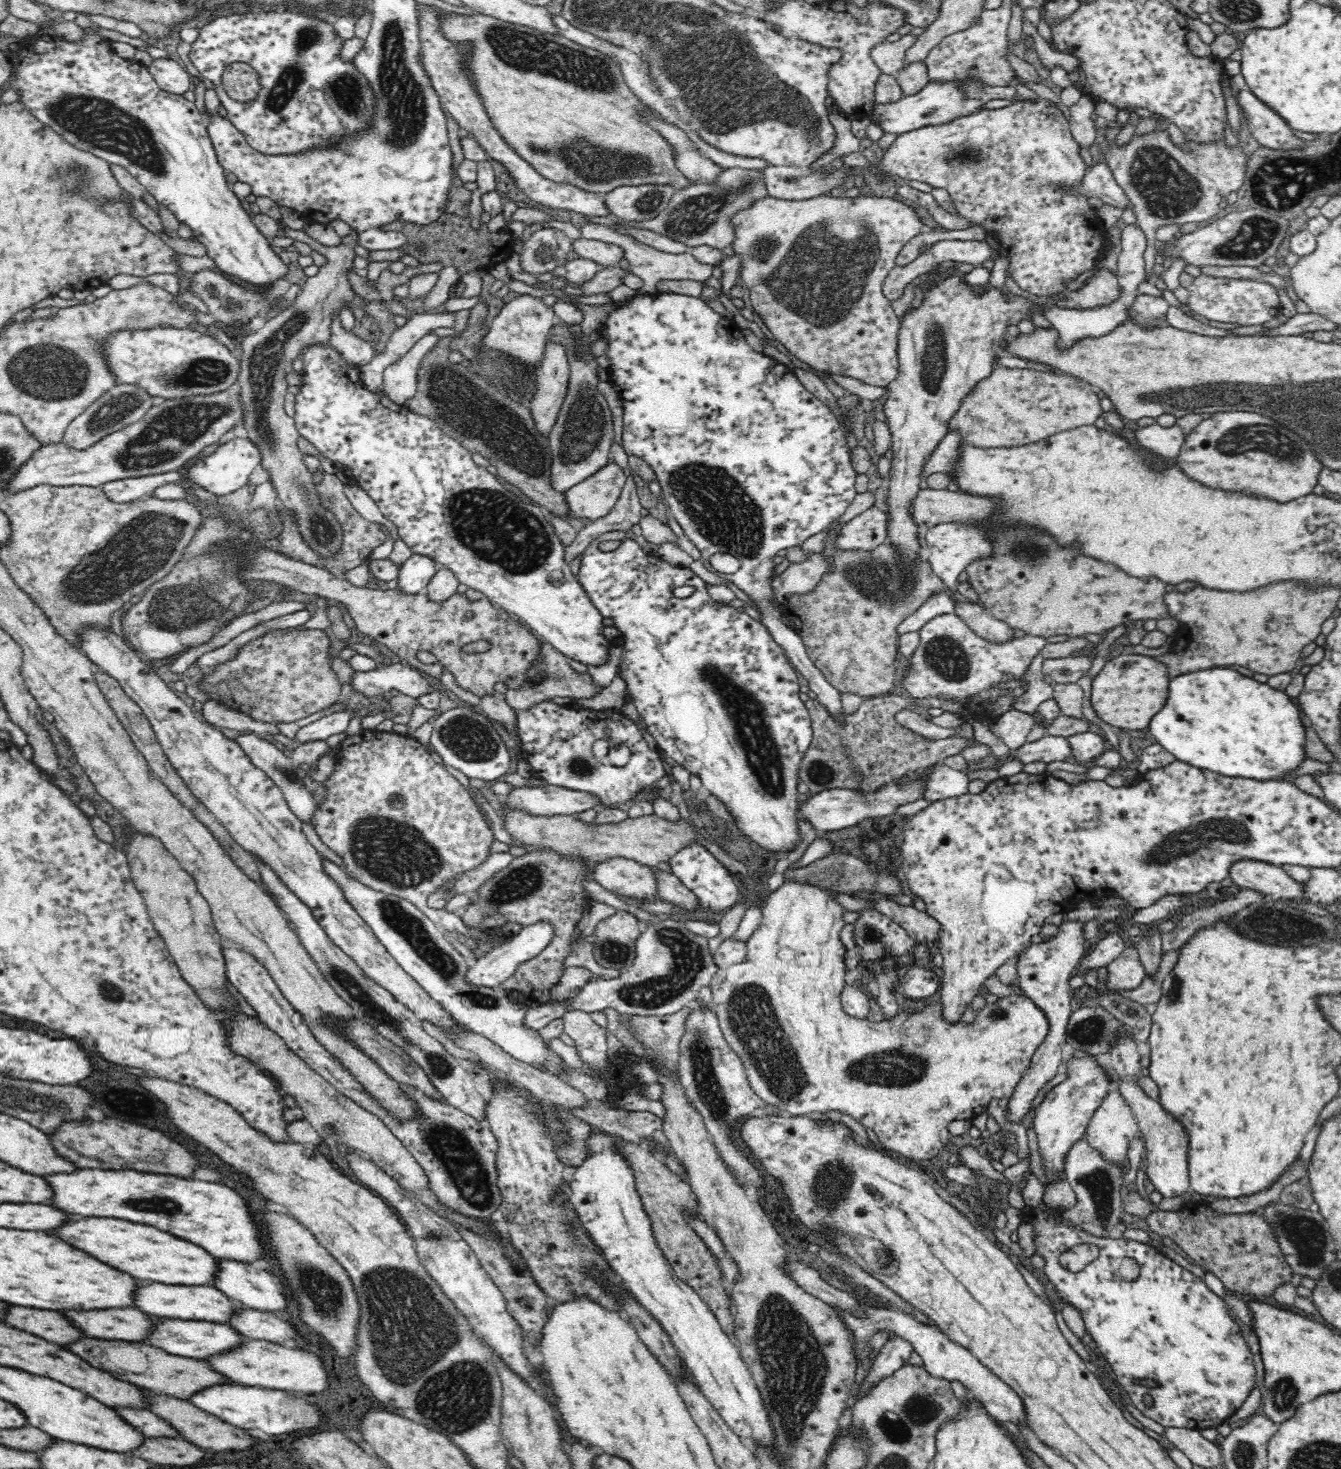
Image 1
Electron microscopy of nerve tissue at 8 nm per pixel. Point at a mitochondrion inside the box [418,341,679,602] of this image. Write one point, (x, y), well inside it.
(515, 539)

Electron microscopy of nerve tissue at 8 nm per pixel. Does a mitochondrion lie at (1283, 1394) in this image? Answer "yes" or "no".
yes

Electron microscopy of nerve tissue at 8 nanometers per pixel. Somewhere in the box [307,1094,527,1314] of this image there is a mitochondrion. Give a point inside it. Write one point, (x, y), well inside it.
(447, 1143)

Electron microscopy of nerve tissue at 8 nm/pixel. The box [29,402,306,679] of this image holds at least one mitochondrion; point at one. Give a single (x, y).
(142, 546)

